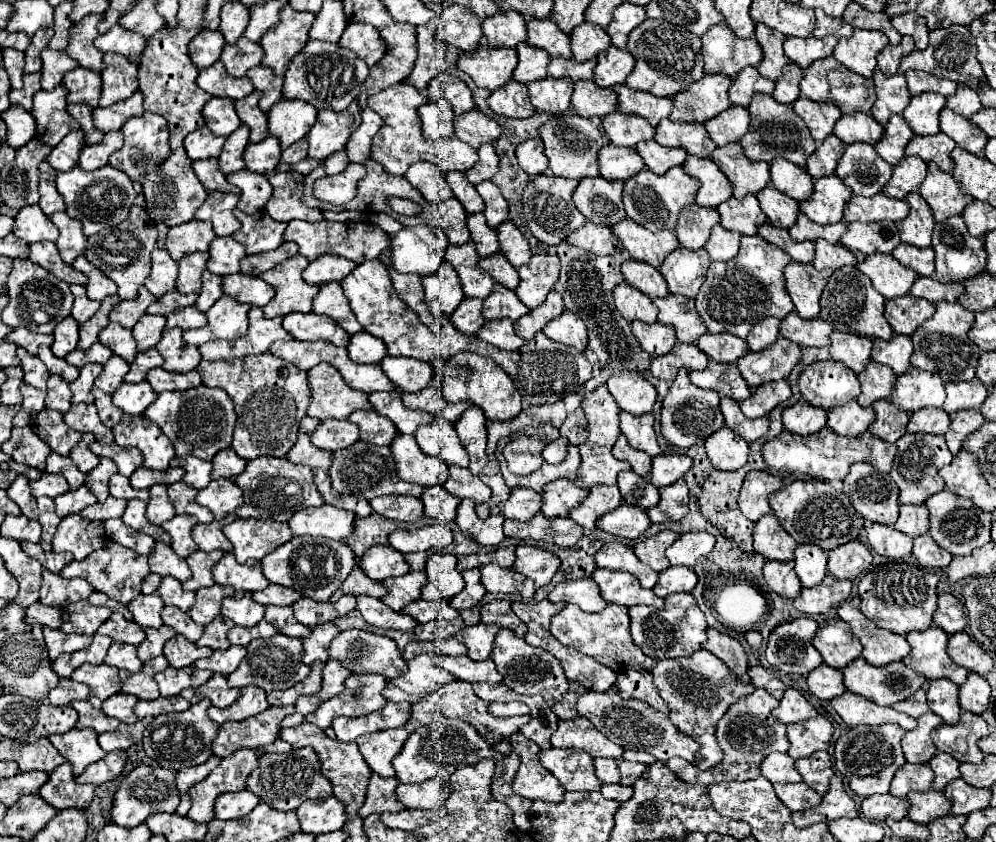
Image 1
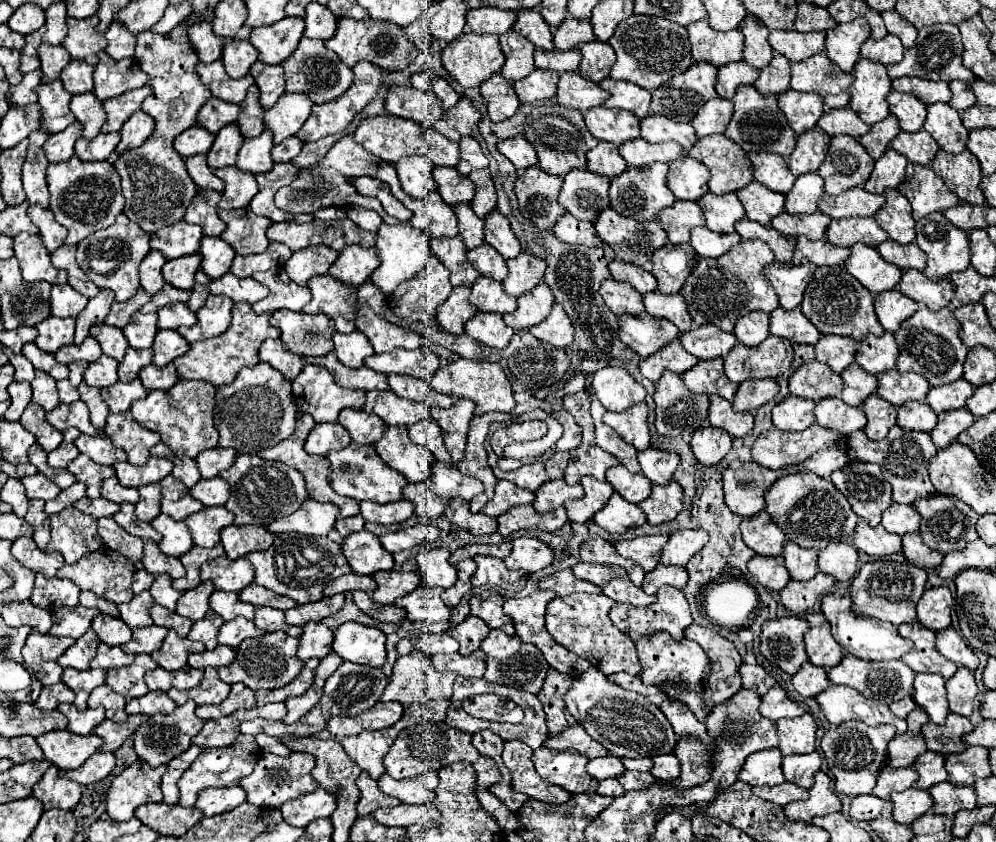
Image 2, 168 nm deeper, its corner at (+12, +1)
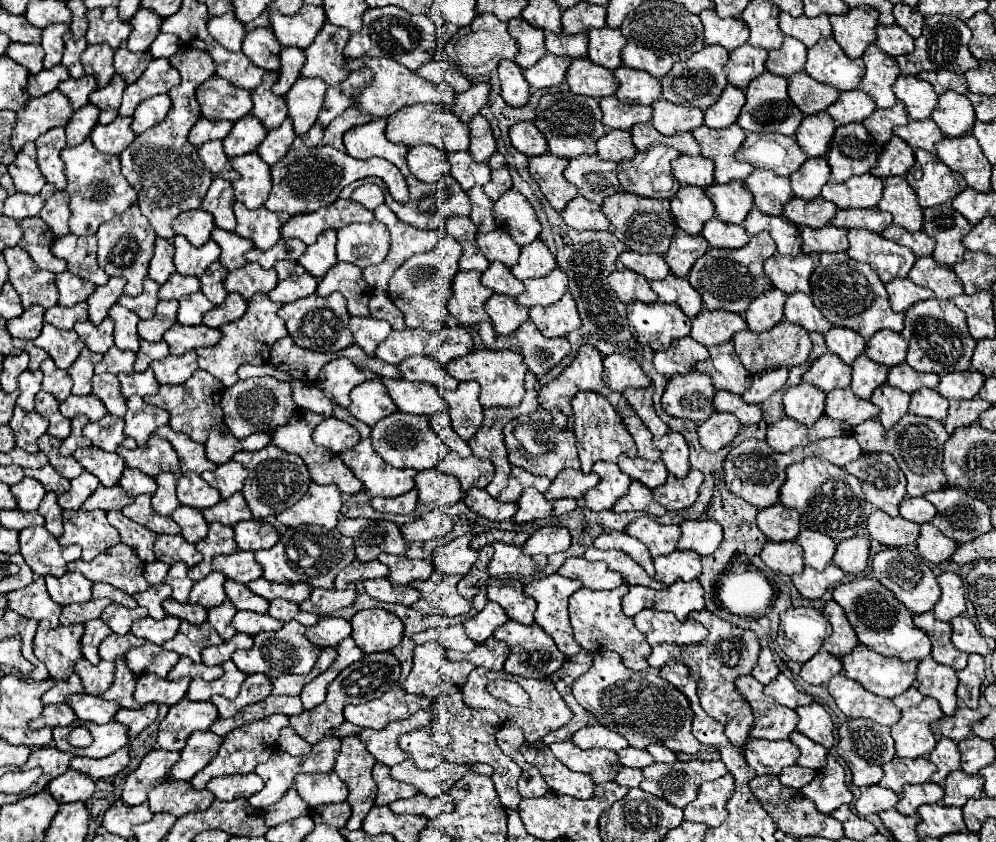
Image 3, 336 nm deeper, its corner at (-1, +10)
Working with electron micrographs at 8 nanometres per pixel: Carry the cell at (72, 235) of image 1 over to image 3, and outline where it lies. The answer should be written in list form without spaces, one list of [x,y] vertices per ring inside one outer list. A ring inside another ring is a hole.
[[[45,184],[43,190],[41,190],[41,196],[45,200],[45,206],[43,206],[39,216],[51,226],[51,230],[57,238],[67,236],[71,232],[69,224],[67,224],[69,218],[71,218],[67,192],[65,190],[55,190],[55,186]]]

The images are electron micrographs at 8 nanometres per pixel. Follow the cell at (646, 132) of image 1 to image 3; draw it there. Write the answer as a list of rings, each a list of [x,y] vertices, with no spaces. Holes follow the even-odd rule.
[[[607,96],[599,100],[601,112],[603,112],[603,124],[605,128],[617,128],[617,130],[629,130],[635,124],[649,122],[651,120],[651,108],[649,106],[635,106],[635,104],[623,104],[615,96]]]

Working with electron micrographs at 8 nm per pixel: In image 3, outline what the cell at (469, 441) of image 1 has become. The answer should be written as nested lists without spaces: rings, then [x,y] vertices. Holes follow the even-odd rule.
[[[459,382],[457,390],[443,390],[443,400],[449,406],[453,430],[469,442],[477,432],[483,420],[483,408],[479,404],[479,384],[477,382]]]

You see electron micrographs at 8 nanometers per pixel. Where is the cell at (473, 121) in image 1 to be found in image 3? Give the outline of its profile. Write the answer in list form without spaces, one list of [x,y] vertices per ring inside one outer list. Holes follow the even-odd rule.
[[[477,82],[477,84],[473,84],[467,92],[457,94],[451,112],[455,112],[455,116],[457,116],[463,124],[469,124],[469,122],[473,120],[473,116],[477,116],[479,110],[487,104],[489,94],[491,94],[489,82]]]

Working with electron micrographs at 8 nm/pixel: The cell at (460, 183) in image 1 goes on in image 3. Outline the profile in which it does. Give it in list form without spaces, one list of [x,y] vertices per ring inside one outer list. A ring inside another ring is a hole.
[[[451,152],[447,154],[451,164],[451,176],[463,186],[463,190],[469,190],[473,186],[485,186],[489,176],[489,164],[487,162],[475,162],[469,152]]]

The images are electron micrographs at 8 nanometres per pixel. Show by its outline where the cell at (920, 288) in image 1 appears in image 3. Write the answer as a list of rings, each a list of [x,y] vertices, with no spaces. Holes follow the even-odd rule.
[[[931,256],[929,258],[917,258],[913,264],[909,278],[917,286],[925,286],[935,292],[937,298],[955,298],[963,294],[963,284],[957,278],[955,270],[951,266],[939,266]]]

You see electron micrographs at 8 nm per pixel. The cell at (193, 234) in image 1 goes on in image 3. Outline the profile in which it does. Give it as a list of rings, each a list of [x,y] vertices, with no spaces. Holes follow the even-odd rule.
[[[197,208],[197,210],[179,214],[173,222],[173,232],[177,236],[185,236],[191,246],[201,248],[209,240],[213,226],[215,226],[213,216],[201,208]]]

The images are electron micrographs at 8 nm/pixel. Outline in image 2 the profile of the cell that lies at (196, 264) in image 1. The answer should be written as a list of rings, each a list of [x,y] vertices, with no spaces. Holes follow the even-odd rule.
[[[192,253],[192,255],[186,255],[186,257],[170,259],[162,267],[162,277],[172,287],[192,289],[194,275],[200,269],[200,263],[202,263],[202,255],[200,253]]]

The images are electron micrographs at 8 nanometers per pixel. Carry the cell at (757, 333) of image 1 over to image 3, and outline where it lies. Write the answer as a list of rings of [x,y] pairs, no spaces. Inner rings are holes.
[[[771,290],[771,292],[765,292],[765,296],[761,294],[759,298],[755,298],[749,310],[745,312],[749,330],[765,332],[765,330],[771,330],[775,324],[779,324],[783,320],[785,300],[787,300],[787,294],[779,290]]]

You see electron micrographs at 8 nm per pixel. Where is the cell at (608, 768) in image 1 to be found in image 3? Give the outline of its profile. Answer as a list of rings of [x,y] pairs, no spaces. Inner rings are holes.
[[[631,746],[619,750],[617,758],[619,758],[621,766],[631,766],[631,768],[645,768],[653,762],[653,758],[645,750],[637,750],[637,748],[631,748]]]

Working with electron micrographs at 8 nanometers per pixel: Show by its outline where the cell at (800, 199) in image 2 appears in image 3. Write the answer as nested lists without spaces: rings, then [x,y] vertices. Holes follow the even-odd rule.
[[[809,158],[805,164],[791,176],[791,186],[797,198],[815,200],[821,196],[823,184],[831,178],[829,164],[825,158]]]

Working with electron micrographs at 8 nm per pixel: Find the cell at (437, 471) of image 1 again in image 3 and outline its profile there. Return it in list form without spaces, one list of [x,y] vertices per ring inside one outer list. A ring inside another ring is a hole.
[[[395,412],[379,420],[379,424],[371,430],[371,440],[373,440],[375,452],[395,468],[429,470],[429,468],[435,468],[449,452],[449,448],[435,436],[435,432],[431,432],[427,416],[411,416],[403,412]]]

